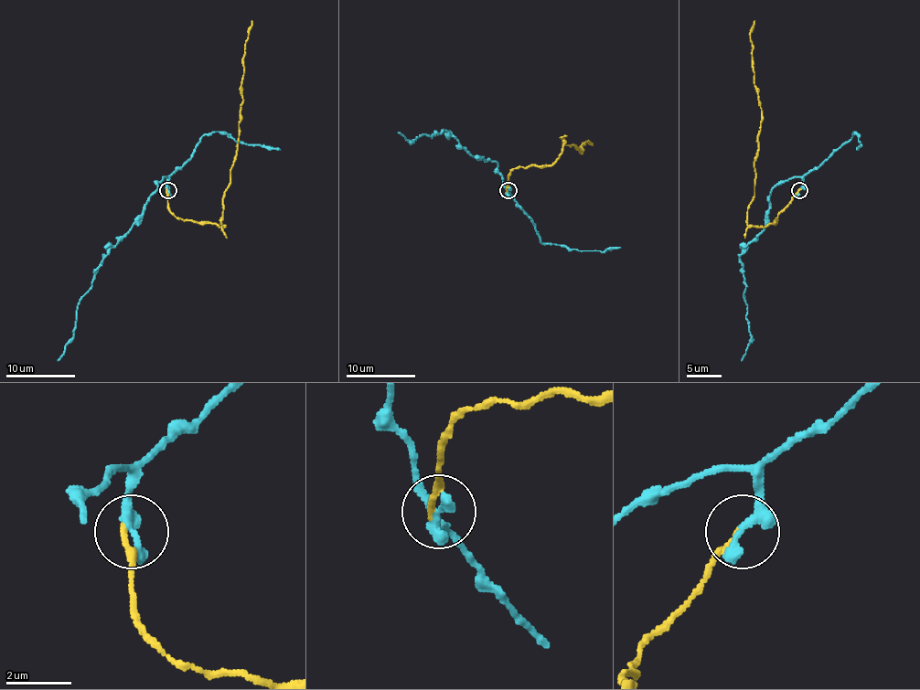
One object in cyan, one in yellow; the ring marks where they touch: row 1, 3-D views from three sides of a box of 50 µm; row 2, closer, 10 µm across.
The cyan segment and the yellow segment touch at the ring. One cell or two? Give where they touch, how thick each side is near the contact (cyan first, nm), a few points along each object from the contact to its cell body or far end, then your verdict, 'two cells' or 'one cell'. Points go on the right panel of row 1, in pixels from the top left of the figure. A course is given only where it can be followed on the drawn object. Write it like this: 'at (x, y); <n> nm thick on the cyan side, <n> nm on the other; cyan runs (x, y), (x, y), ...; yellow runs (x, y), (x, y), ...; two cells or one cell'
at (799, 190); 440 nm thick on the cyan side, 180 nm on the other; cyan runs (799, 191), (802, 180), (799, 176), (784, 180), (771, 191), (767, 223), (740, 256), (751, 339), (742, 360); yellow runs (799, 191), (775, 223), (749, 225), (761, 120), (754, 83), (754, 21); two cells

